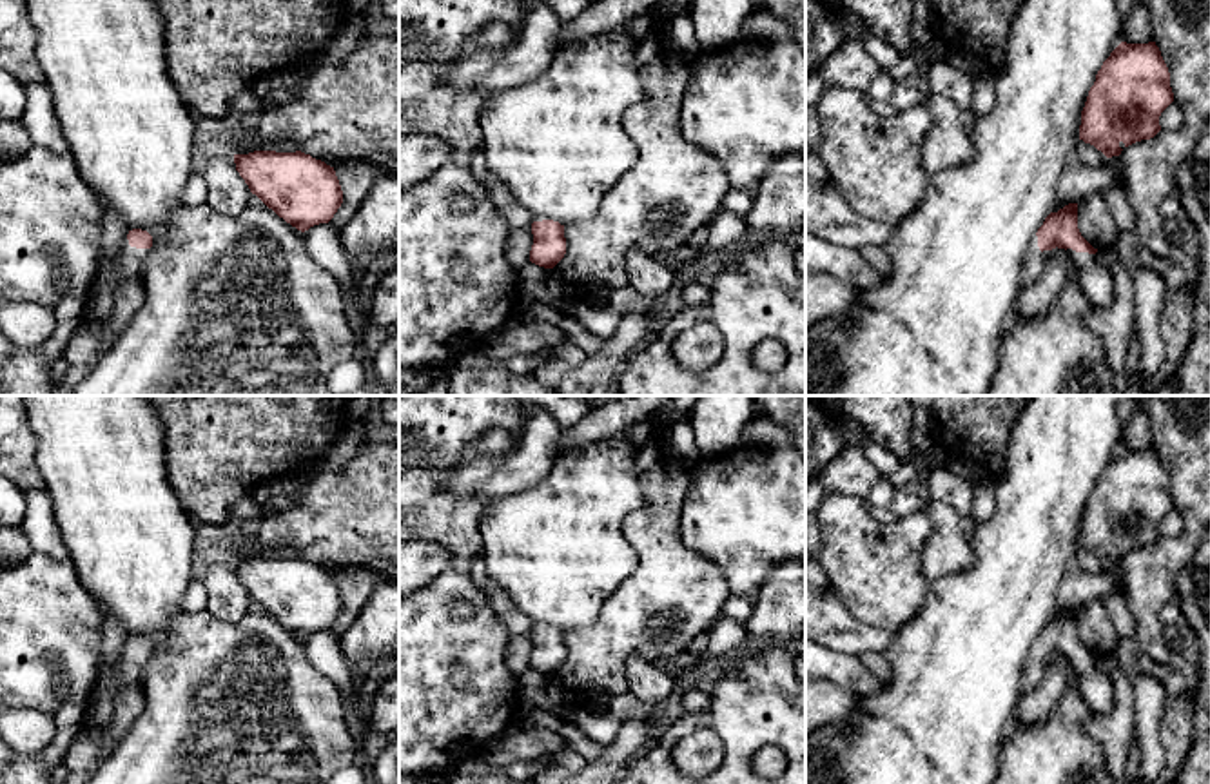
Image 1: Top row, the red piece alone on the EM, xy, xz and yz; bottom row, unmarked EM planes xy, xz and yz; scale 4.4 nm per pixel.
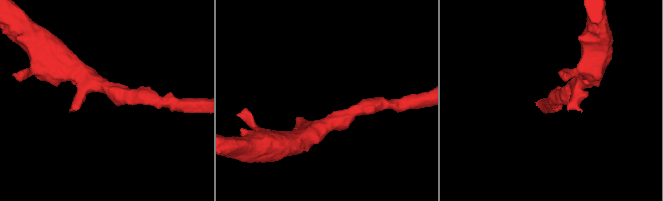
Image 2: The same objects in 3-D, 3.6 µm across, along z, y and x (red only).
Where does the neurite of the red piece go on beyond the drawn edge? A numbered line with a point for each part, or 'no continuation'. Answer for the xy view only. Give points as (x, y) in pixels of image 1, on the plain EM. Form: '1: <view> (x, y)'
1: xy (129, 665)

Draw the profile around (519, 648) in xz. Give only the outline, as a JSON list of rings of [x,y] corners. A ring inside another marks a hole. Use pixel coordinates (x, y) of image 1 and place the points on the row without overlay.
[[[517,633],[510,635],[504,662],[515,677],[522,675],[530,668],[532,652],[533,652],[532,635],[517,635]]]

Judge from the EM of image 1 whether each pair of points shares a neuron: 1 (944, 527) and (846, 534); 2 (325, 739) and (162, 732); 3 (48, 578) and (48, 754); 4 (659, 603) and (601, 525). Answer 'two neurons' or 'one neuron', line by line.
1: two neurons
2: one neuron
3: one neuron
4: two neurons

